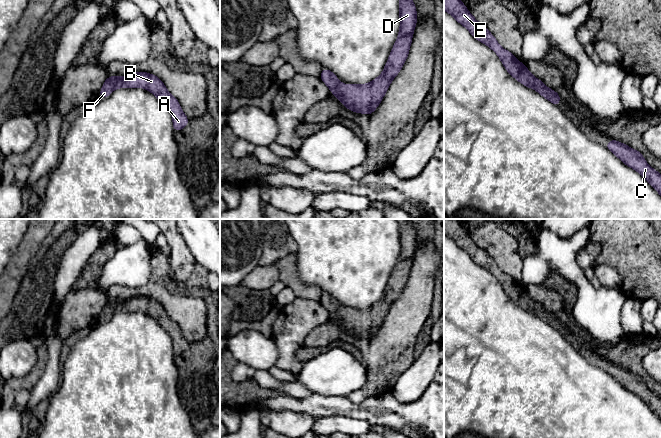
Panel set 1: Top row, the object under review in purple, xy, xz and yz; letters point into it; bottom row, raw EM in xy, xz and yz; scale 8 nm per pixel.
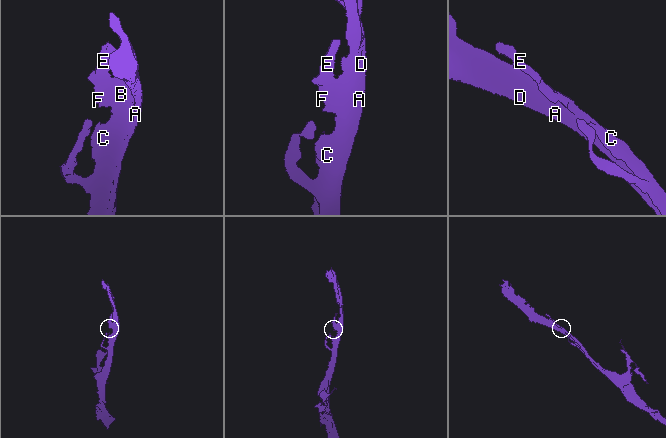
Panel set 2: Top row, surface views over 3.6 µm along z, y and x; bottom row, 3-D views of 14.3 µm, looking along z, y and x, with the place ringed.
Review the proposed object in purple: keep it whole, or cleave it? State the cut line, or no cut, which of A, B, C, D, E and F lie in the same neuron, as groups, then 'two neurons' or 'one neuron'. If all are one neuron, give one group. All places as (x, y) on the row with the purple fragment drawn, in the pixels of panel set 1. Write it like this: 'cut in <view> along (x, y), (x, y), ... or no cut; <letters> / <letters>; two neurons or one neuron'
no cut; A B C D E F; one neuron

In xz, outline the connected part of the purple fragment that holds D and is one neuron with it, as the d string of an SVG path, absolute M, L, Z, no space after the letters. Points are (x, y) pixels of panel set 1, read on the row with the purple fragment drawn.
M399 0L400 30L382 74L369 84L341 84L337 76L322 68L320 79L346 109L371 115L379 106L392 80L404 65L417 23L416 6L412 0Z

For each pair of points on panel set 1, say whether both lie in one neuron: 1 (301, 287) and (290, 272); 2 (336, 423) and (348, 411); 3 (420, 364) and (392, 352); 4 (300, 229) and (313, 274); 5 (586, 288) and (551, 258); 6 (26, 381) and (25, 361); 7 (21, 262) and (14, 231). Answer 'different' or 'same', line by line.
1: same
2: different
3: different
4: same
5: same
6: different
7: different

